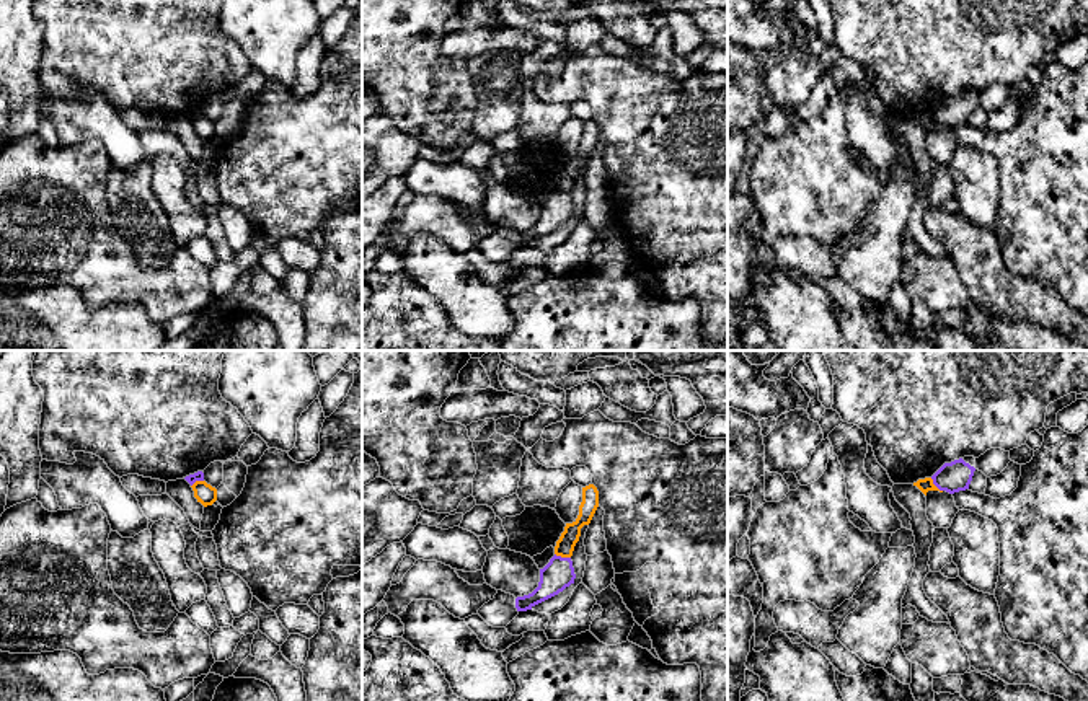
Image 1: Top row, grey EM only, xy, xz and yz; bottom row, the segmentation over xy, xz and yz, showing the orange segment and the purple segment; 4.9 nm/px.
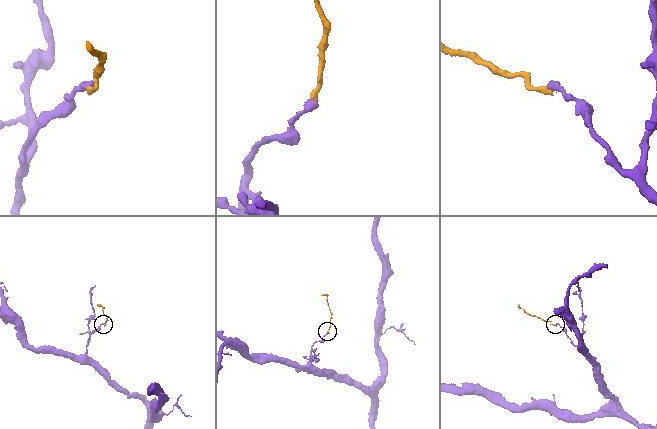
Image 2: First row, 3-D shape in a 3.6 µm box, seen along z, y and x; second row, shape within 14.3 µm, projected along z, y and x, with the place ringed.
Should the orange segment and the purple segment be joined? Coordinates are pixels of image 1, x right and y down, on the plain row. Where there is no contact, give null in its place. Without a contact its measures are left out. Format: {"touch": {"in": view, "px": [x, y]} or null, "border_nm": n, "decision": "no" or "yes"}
{"touch": {"in": "xz", "px": [563, 191]}, "border_nm": 80, "decision": "no"}

